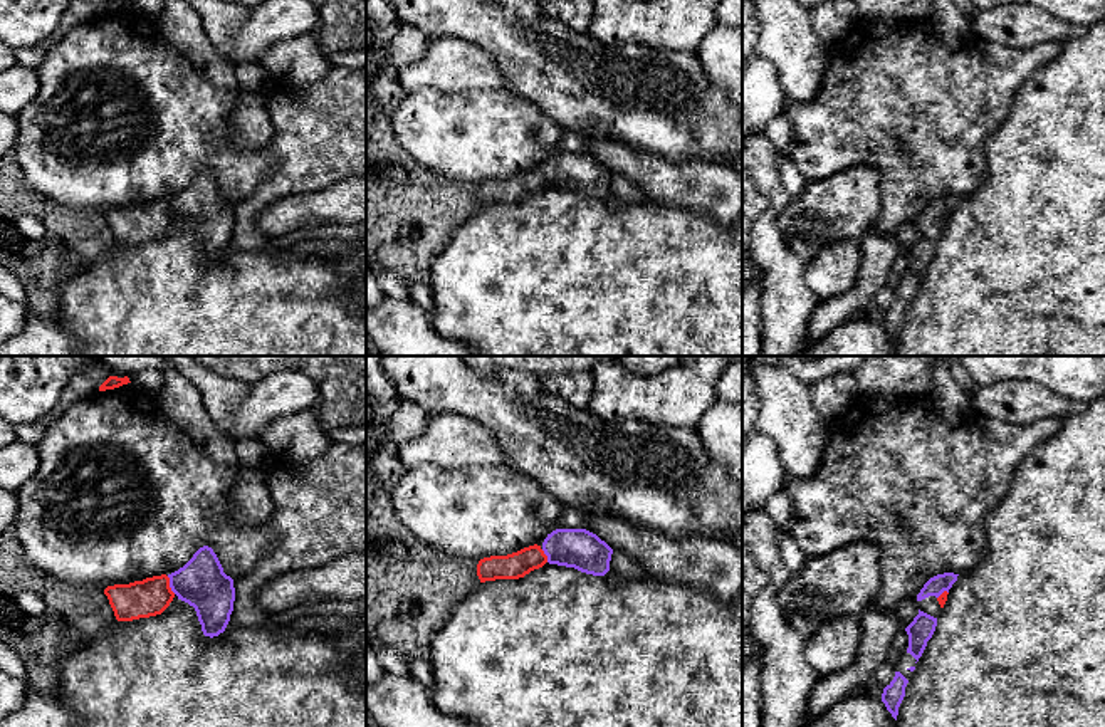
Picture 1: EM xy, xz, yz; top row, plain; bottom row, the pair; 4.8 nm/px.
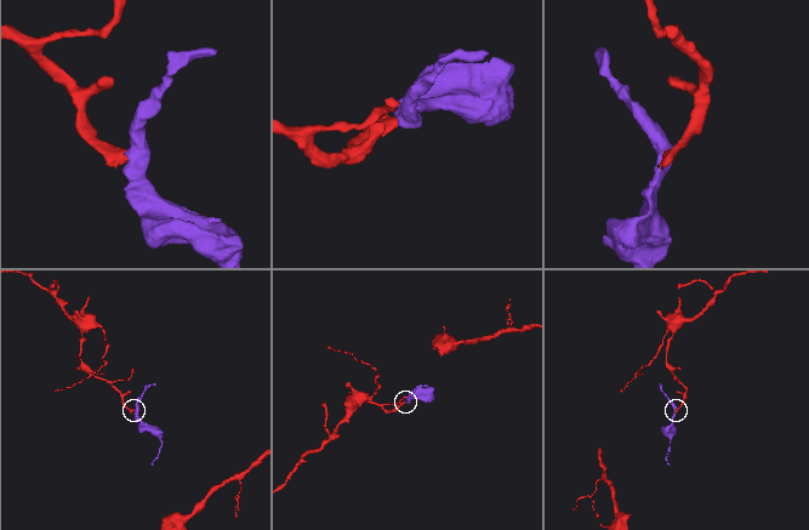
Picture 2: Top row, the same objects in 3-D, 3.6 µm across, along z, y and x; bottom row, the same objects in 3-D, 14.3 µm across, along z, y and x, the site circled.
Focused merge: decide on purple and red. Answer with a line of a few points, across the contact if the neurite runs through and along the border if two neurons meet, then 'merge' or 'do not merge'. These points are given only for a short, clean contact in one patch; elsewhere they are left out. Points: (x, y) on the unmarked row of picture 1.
xy (202, 207), (170, 209), (151, 220) | merge

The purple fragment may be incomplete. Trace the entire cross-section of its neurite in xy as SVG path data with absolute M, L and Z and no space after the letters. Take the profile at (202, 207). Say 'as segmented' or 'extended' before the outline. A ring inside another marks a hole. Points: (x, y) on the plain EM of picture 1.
extended; M200 171L193 181L178 195L134 205L129 208L114 208L104 213L118 245L133 245L161 238L173 222L195 232L205 260L218 260L225 255L233 235L235 212L233 203L223 196L223 191L212 171Z

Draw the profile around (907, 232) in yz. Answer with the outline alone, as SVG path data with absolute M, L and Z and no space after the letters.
M903 222L895 233L902 252L905 254L919 238L919 225L915 222Z

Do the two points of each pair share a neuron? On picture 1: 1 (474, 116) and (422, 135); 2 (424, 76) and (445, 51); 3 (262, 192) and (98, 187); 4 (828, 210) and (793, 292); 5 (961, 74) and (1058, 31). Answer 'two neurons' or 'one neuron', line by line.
1: one neuron
2: one neuron
3: two neurons
4: two neurons
5: two neurons

